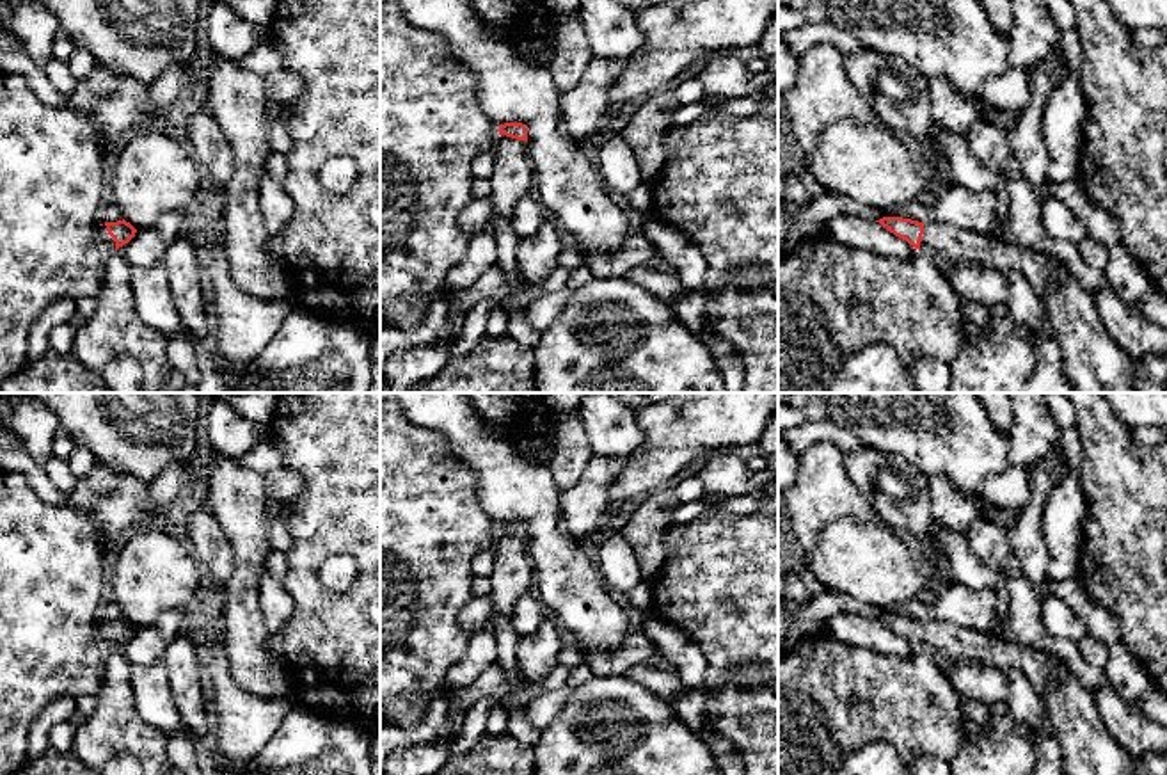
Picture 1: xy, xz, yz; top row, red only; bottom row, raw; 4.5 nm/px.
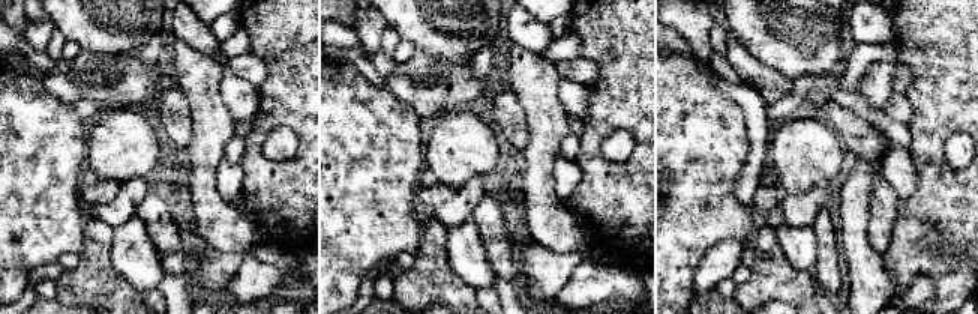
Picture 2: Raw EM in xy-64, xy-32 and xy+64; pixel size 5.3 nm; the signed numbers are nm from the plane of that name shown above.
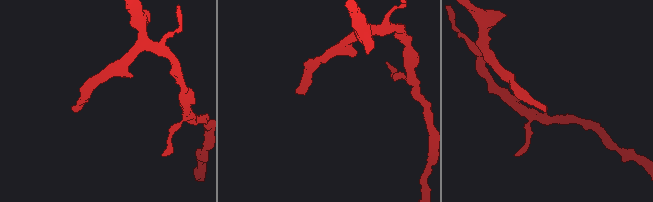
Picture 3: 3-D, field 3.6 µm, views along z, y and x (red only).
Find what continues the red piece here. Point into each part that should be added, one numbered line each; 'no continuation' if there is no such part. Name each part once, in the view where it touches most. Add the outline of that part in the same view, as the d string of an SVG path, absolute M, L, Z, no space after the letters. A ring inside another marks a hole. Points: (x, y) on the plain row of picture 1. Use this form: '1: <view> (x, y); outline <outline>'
1: xy (107, 639); outline M99 624L99 636L101 636L101 642L107 649L115 649L115 640L114 636L108 633L107 629L107 624Z

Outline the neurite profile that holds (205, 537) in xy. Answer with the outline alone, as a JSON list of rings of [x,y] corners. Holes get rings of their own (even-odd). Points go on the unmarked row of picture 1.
[[[208,507],[192,514],[183,540],[202,567],[210,585],[218,590],[233,574],[234,553]]]

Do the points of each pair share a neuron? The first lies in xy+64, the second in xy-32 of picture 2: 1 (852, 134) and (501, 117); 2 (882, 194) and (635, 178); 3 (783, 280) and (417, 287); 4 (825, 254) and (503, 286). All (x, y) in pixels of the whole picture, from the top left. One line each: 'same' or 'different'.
1: same
2: different
3: same
4: different

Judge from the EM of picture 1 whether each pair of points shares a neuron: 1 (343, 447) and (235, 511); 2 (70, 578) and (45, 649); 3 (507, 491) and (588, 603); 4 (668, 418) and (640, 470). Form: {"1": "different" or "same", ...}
{"1": "different", "2": "same", "3": "same", "4": "same"}

